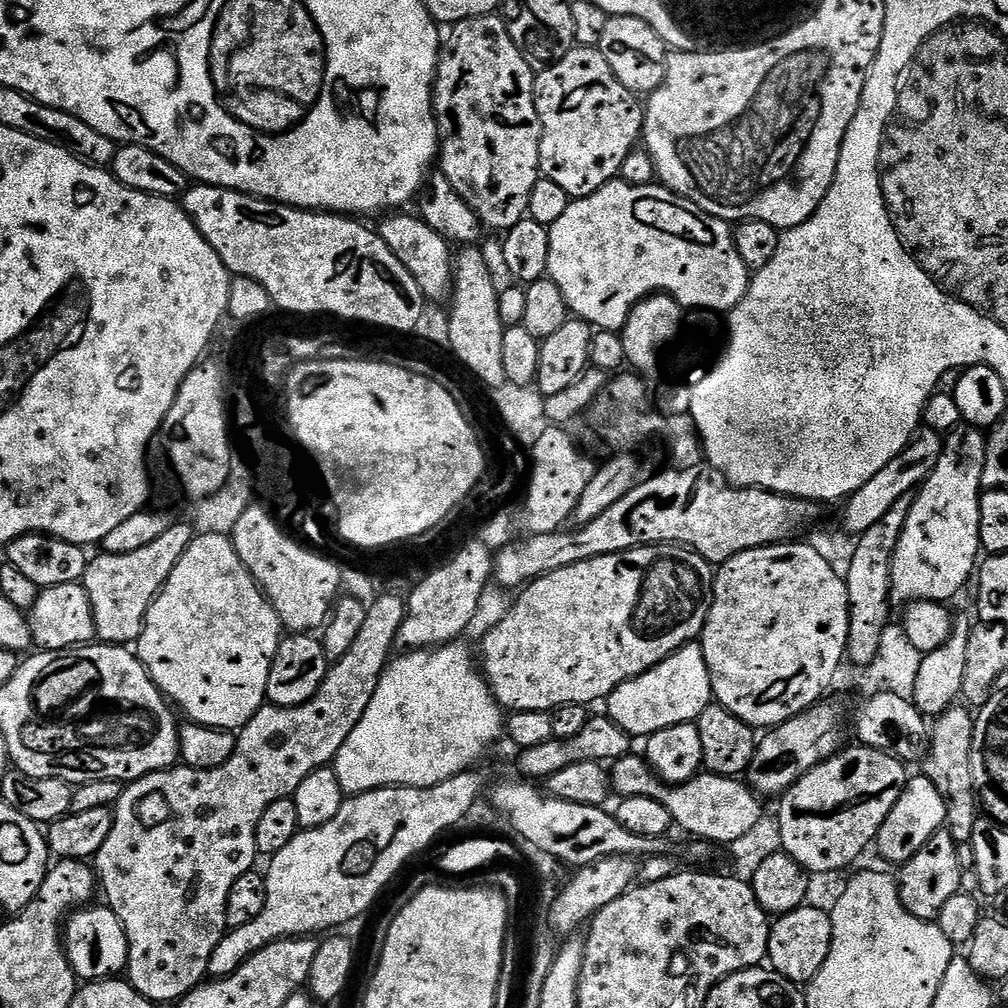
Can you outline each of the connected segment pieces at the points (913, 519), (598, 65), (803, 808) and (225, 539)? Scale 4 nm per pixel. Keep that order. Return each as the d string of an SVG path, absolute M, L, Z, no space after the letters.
M961 426L943 437L941 457L927 480L920 484L912 501L912 509L906 518L902 538L892 559L891 599L903 602L934 600L948 602L964 588L968 575L975 573L982 556L980 547L980 494L982 474L986 466L988 437L979 428Z
M577 46L555 64L547 65L536 78L536 109L544 135L540 143L541 177L562 186L569 198L589 196L617 179L622 162L637 147L644 130L645 105L636 100L637 93L618 82L599 48Z
M845 747L826 762L814 766L814 770L806 773L796 785L779 797L779 847L790 854L794 862L807 868L809 873L840 872L843 868L850 867L867 848L871 849L882 822L886 822L886 814L894 810L894 802L898 802L902 790L908 785L910 772L903 760L882 750L855 747Z
M205 531L202 536L197 535L190 542L190 546L182 554L178 566L174 566L170 578L164 584L162 591L156 596L156 601L150 606L150 610L144 619L144 629L140 635L140 639L134 645L134 651L140 657L140 661L143 662L145 670L150 674L150 678L156 683L156 687L164 693L165 697L177 709L180 707L188 715L185 717L191 723L203 724L206 728L239 730L266 703L266 682L270 678L270 666L272 665L272 659L278 650L281 639L282 625L278 614L272 608L271 602L264 595L263 590L260 589L255 578L250 574L250 570L246 570L242 558L238 558L236 547L232 544L231 539L227 535Z

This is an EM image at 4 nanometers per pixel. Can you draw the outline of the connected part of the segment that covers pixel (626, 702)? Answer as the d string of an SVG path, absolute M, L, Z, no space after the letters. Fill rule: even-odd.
M699 643L687 644L658 666L622 682L608 695L606 714L633 738L647 738L666 726L691 724L713 703L710 670Z

